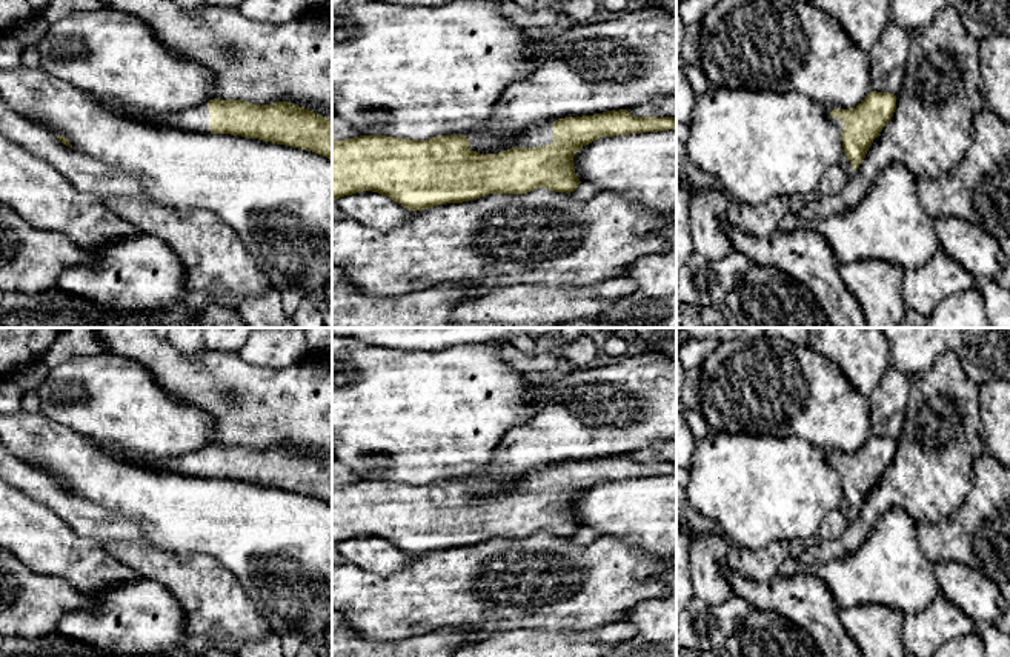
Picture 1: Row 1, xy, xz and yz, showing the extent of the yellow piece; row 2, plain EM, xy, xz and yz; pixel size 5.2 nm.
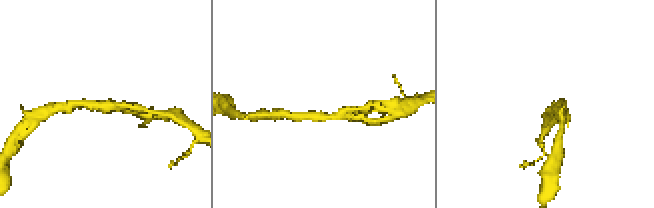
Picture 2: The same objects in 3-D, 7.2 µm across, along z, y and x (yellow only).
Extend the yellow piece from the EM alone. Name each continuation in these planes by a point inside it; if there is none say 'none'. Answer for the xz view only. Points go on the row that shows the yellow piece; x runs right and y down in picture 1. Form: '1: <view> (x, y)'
1: xz (541, 134)

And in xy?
1: xy (197, 119)

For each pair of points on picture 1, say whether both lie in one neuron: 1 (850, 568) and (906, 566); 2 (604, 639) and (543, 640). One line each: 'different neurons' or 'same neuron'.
1: same neuron
2: same neuron

